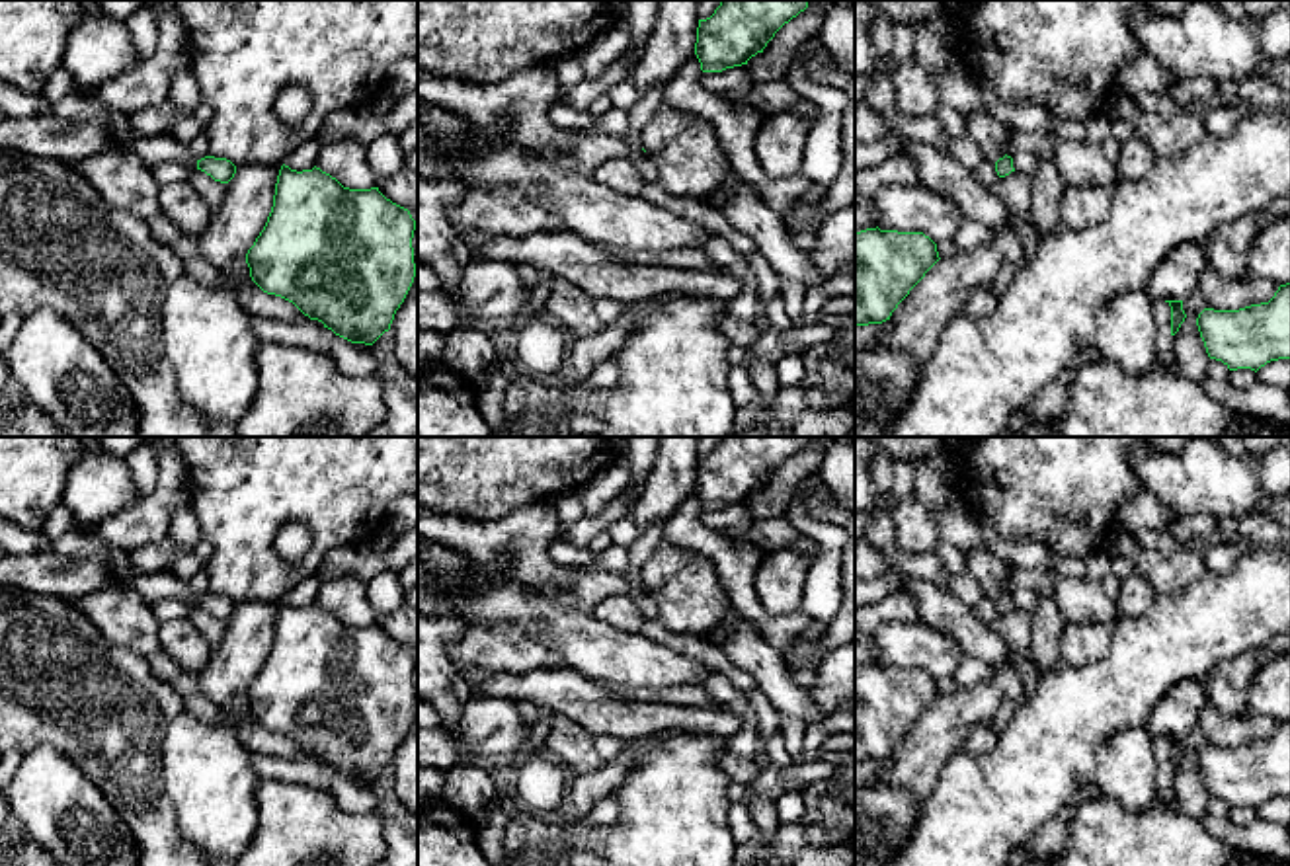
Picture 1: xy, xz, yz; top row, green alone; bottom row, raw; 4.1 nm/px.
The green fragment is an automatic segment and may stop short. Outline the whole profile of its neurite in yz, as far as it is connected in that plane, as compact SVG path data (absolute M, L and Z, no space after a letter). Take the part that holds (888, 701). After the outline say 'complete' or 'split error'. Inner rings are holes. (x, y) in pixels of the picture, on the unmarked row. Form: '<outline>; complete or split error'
M855 669L855 763L890 757L939 696L937 681L923 669Z; complete

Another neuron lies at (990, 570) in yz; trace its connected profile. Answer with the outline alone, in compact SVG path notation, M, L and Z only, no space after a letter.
M974 548L966 552L966 575L972 575L980 585L984 599L997 599L1005 593L1003 579L1015 570L1009 560L989 552L988 548Z

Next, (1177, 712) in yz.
M1185 679L1155 704L1144 728L1151 737L1185 737L1196 729L1206 704L1204 683L1198 679Z

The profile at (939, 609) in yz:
M913 575L906 577L900 591L906 591L915 601L919 622L950 636L964 655L978 657L989 665L1009 661L1017 667L1019 659L1013 646L950 591Z

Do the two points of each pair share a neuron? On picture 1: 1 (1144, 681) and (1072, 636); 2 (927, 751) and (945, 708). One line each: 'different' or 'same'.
1: different
2: same

